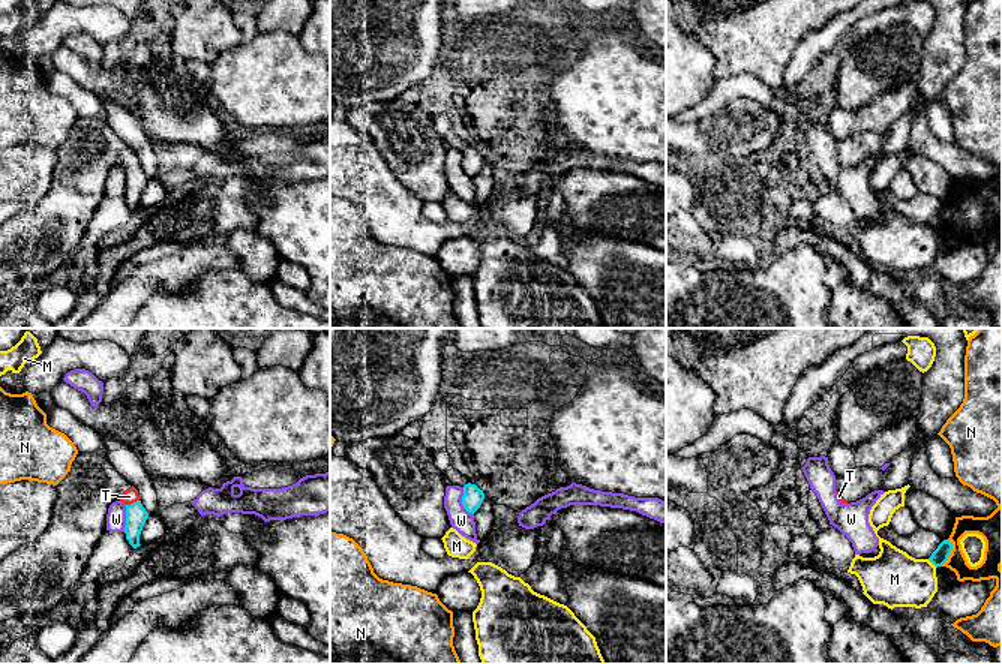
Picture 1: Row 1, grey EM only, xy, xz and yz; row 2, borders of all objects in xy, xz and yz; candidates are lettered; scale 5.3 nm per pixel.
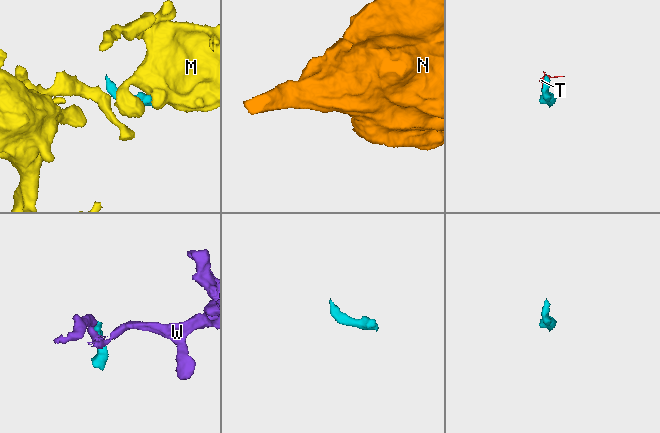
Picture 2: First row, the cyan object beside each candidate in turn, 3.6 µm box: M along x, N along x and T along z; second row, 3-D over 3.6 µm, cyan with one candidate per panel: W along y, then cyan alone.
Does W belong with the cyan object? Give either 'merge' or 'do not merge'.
do not merge

